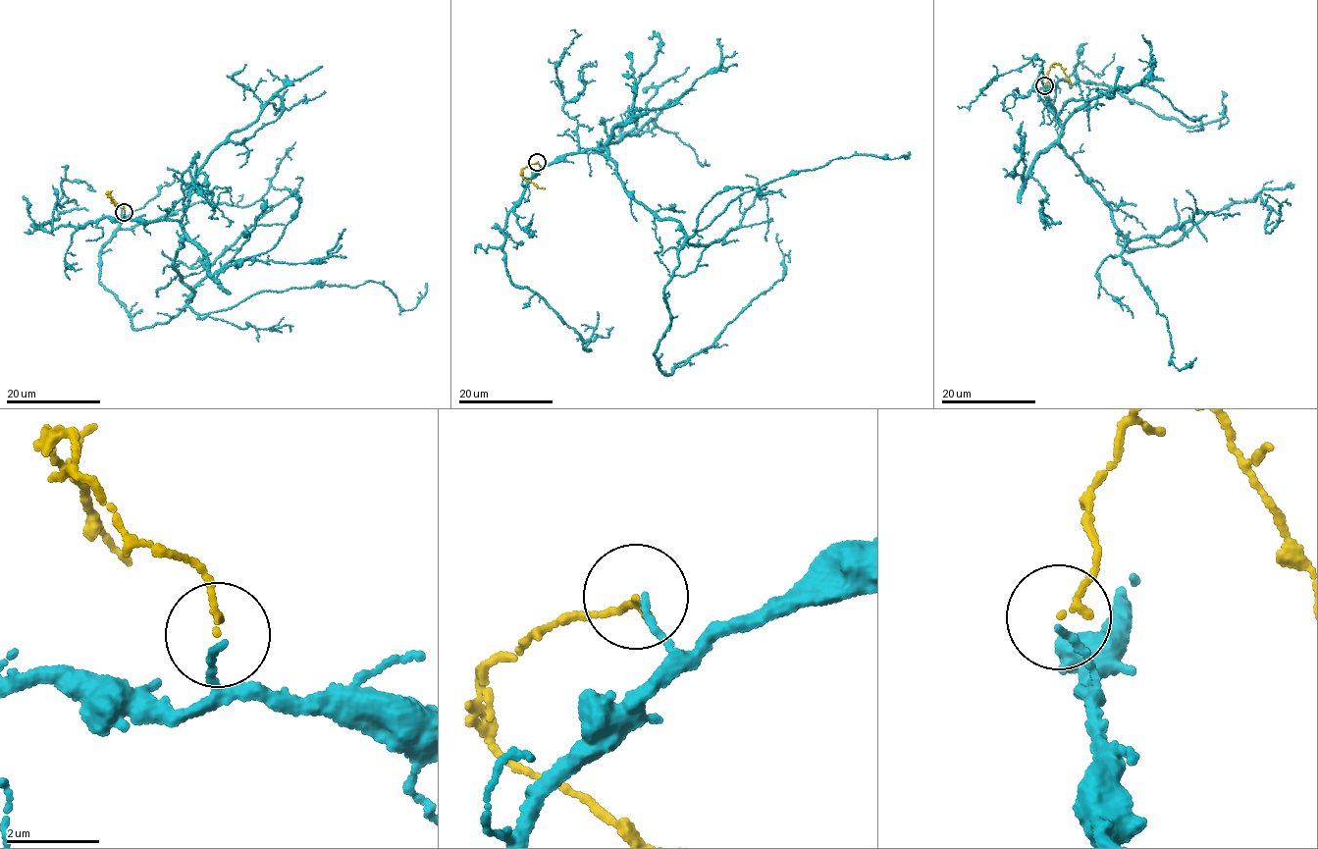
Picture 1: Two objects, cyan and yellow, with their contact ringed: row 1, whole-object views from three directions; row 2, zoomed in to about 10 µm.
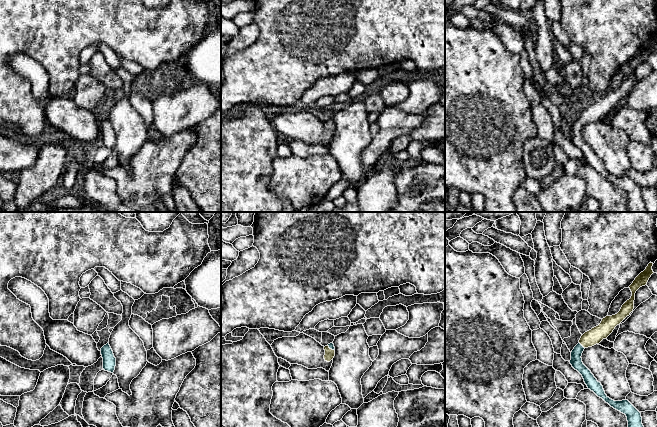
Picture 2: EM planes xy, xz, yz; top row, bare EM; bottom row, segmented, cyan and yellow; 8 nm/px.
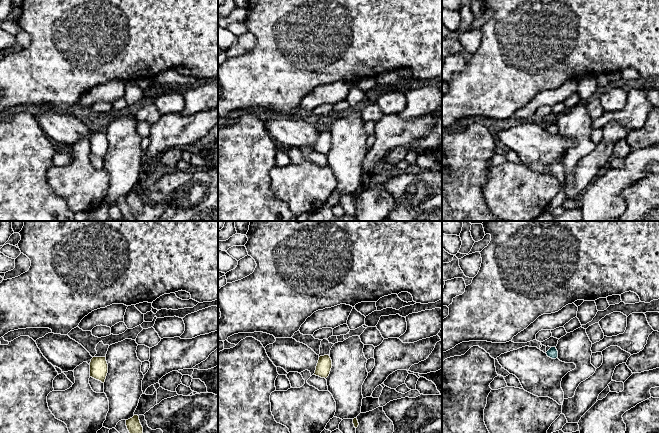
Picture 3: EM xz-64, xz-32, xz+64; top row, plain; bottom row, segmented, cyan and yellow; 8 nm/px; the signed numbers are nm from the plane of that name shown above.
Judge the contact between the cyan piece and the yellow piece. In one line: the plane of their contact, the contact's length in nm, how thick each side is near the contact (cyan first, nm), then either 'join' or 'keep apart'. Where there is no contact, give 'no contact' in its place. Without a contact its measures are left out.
meets cyan in yz; contact 70 nm long; 100 nm thick on the cyan side, 130 nm on the other; join

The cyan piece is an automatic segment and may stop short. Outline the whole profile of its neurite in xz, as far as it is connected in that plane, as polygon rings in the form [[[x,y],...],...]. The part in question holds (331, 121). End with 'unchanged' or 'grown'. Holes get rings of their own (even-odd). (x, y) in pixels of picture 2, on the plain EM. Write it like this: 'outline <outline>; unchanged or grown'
outline [[[333,118],[324,123],[325,131],[324,135],[327,138],[330,138],[335,132],[335,123]]]; grown

